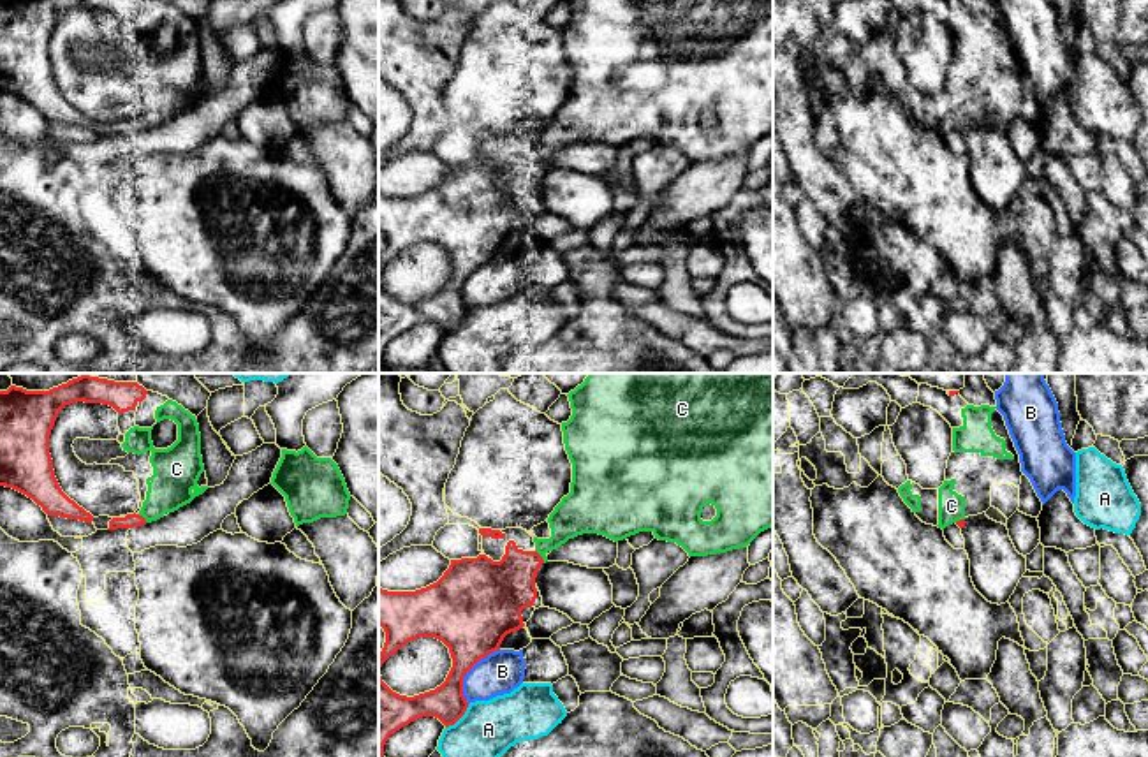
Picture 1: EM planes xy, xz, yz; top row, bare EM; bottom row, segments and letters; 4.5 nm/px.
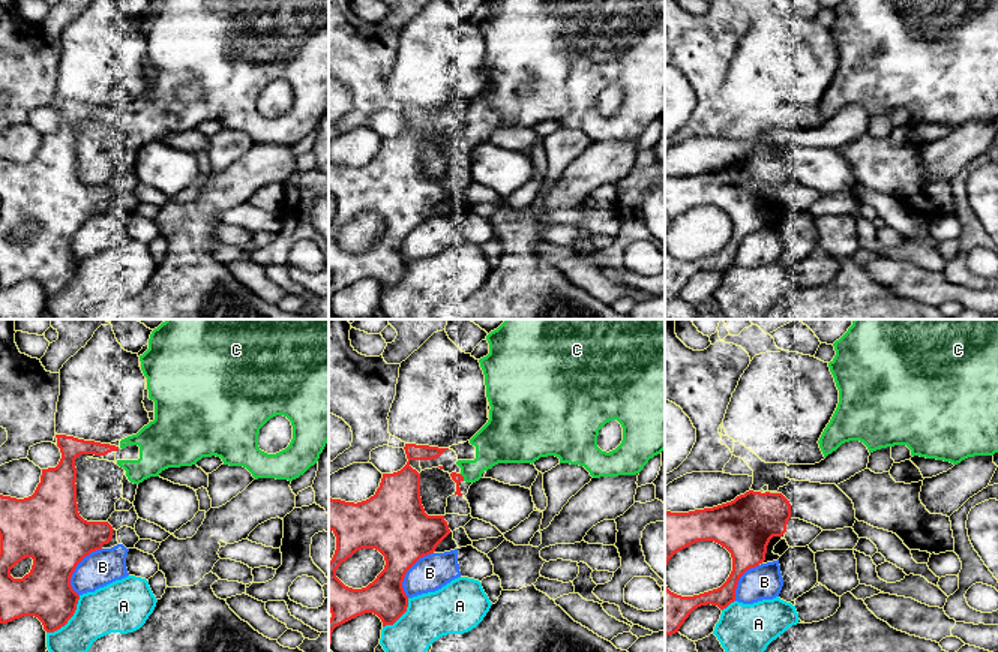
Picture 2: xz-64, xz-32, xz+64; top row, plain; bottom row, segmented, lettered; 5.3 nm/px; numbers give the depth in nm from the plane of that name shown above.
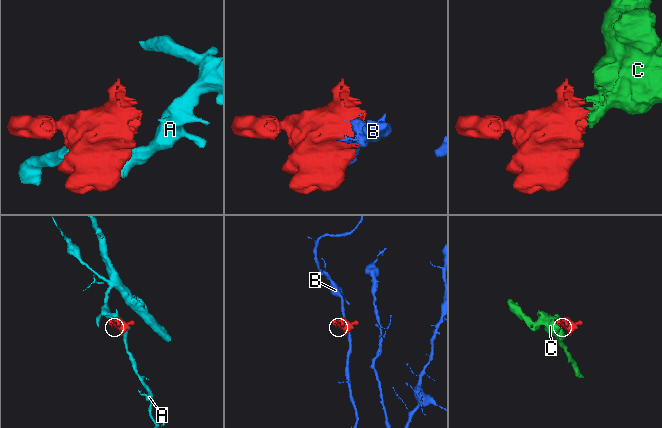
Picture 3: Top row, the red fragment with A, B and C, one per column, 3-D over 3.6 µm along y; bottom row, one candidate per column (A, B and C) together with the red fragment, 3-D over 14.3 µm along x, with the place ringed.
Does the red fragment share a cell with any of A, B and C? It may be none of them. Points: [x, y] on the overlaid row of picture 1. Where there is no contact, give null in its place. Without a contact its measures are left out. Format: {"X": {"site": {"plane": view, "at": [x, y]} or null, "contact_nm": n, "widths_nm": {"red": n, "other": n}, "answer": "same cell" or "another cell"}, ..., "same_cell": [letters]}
{"A": {"site": {"plane": "xz", "at": [458, 719]}, "contact_nm": 160, "widths_nm": {"red": 160, "other": 260}, "answer": "another cell"}, "B": {"site": {"plane": "xz", "at": [467, 671]}, "contact_nm": 300, "widths_nm": {"red": 360, "other": 200}, "answer": "another cell"}, "C": {"site": {"plane": "xz", "at": [541, 557]}, "contact_nm": 80, "widths_nm": {"red": 280, "other": 190}, "answer": "same cell"}, "same_cell": ["C"]}

